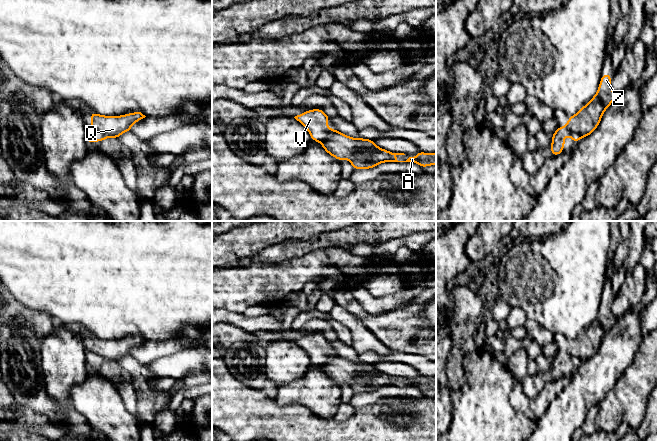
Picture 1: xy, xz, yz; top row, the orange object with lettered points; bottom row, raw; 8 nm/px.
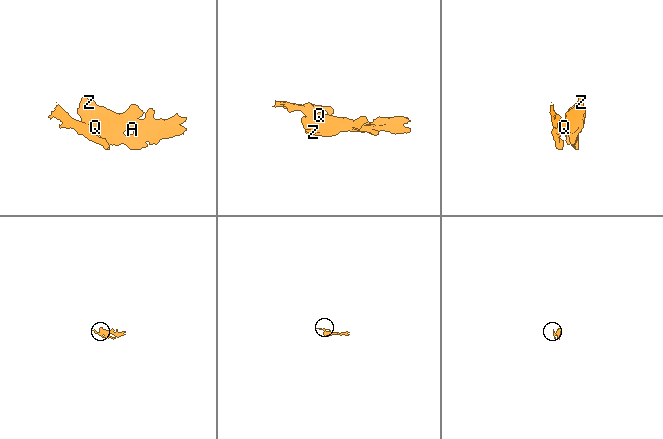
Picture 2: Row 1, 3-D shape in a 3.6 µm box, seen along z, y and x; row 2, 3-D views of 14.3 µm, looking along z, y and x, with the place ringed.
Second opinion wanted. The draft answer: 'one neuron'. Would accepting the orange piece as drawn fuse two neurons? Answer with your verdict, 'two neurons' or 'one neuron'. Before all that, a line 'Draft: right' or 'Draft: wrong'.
Draft: wrong
two neurons

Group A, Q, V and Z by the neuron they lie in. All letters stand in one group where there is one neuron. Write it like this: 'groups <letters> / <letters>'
groups A Q Z / V

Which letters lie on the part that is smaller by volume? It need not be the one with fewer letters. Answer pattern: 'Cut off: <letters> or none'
Cut off: V

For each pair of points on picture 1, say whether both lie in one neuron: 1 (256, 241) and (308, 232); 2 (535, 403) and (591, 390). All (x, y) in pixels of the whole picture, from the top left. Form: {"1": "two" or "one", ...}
{"1": "one", "2": "two"}

